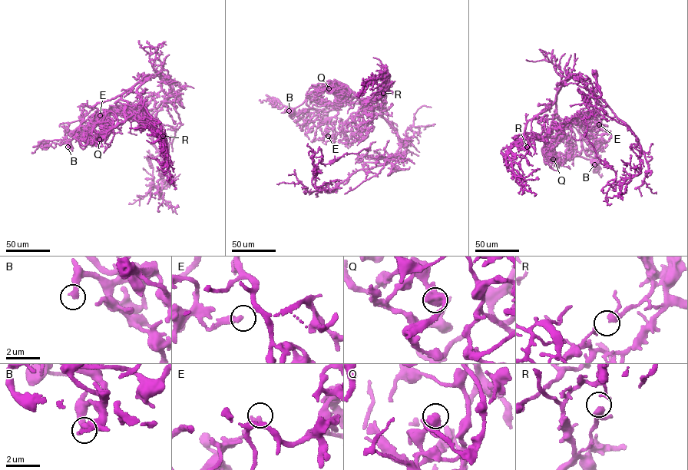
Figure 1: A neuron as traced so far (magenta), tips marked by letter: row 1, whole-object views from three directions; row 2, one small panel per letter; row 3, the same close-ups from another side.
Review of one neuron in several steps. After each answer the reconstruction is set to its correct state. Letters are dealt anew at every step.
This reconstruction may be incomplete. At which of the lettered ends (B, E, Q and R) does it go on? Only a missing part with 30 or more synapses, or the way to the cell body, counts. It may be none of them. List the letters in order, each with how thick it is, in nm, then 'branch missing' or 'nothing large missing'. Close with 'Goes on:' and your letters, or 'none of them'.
B: 380 nm thick; branch missing
E: 360 nm thick; nothing large missing
Q: 360 nm thick; nothing large missing
R: 400 nm thick; nothing large missing
Goes on: B

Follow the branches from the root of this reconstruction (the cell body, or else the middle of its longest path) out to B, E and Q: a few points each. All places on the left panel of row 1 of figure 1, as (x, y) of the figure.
B: (167, 79), (183, 107), (151, 74), (89, 106), (69, 124), (67, 147)
E: (167, 79), (183, 107), (163, 91), (159, 76), (151, 74), (122, 94), (107, 117), (95, 118), (100, 115)
Q: (167, 79), (183, 107), (150, 74), (122, 94), (125, 120), (104, 136), (97, 130), (99, 139)

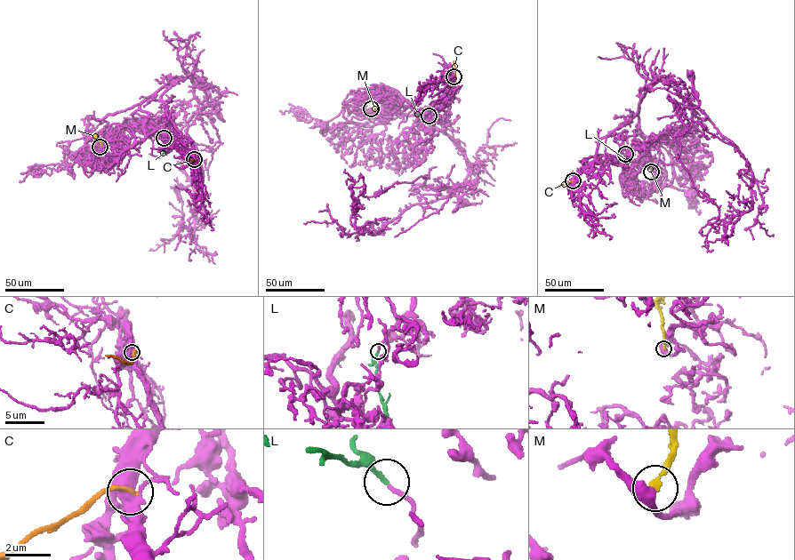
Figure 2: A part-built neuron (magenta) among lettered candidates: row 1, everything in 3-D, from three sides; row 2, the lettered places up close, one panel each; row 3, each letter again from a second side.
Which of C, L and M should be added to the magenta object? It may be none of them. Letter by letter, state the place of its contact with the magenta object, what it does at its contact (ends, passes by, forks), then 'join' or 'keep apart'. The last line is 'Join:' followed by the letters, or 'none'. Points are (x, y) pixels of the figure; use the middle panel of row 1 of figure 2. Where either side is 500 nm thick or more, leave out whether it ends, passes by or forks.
C: contact (453, 76); it ends; keep apart
L: contact (429, 116); it ends; join
M: contact (371, 108); it ends; keep apart
Join: L

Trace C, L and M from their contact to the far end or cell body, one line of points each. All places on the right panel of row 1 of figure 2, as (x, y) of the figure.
C: (573, 180), (559, 187)
L: (625, 154), (627, 170)
M: (651, 172), (650, 165), (654, 157)

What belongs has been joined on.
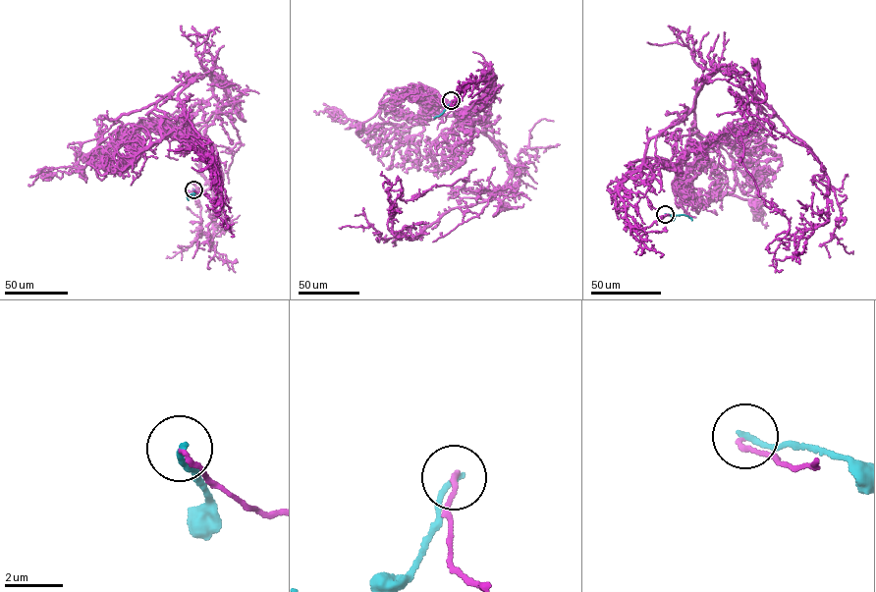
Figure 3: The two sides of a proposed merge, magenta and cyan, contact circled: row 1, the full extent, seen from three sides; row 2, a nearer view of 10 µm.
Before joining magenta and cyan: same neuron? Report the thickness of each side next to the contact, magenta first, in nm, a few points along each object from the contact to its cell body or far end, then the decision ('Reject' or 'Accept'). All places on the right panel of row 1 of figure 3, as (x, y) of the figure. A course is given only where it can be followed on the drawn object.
Thickness 150 nm (magenta) against 220 nm. Course of magenta: (665, 213), (630, 227), (618, 186), (718, 71), (734, 72), (752, 100), (763, 101), (755, 64). Course of cyan: (665, 213), (684, 214), (691, 220). Reject

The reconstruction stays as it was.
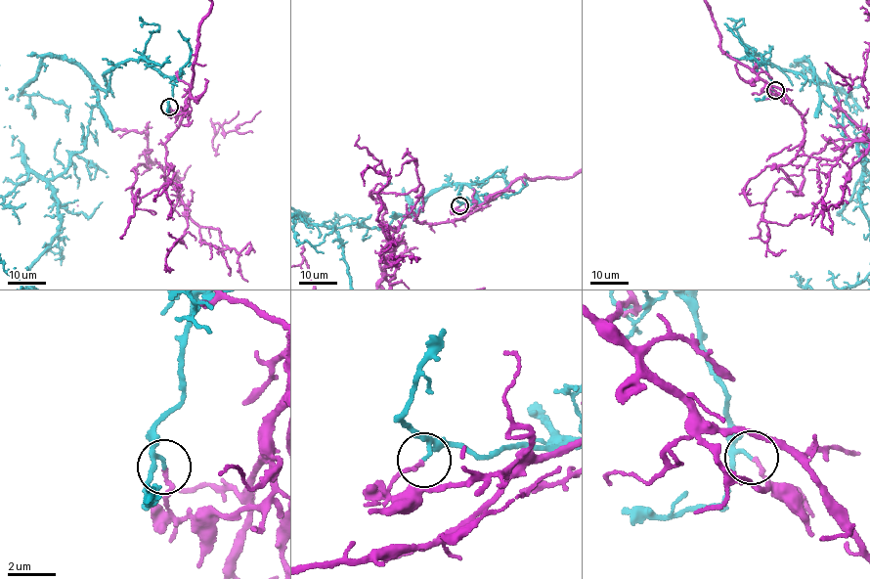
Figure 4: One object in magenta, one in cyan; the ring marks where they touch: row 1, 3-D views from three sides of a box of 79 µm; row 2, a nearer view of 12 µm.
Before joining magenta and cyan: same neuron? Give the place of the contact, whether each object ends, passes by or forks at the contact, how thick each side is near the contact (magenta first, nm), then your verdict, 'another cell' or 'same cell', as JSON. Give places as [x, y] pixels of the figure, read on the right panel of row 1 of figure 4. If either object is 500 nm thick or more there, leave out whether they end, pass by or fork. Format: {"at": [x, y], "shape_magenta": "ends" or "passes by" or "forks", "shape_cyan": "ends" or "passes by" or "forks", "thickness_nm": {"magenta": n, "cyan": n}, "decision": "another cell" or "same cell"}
{"at": [775, 90], "shape_magenta": "ends", "shape_cyan": "passes by", "thickness_nm": {"magenta": 150, "cyan": 90}, "decision": "another cell"}

